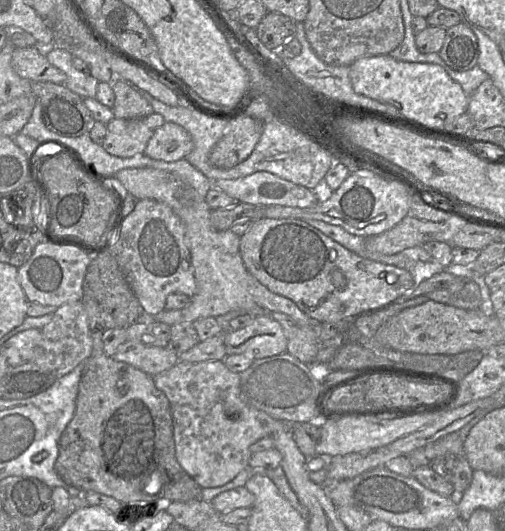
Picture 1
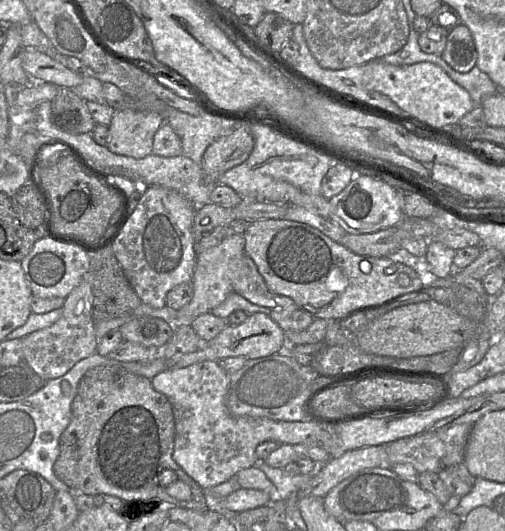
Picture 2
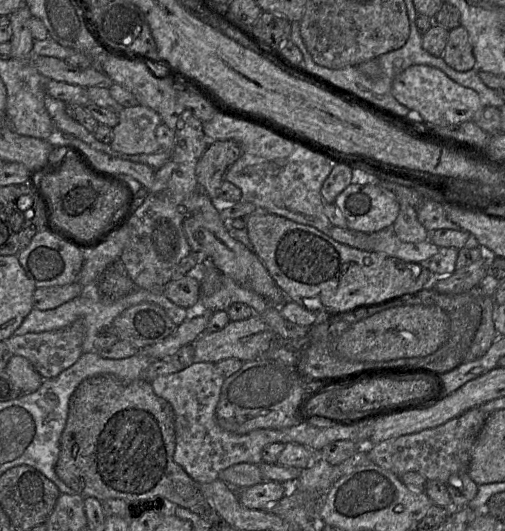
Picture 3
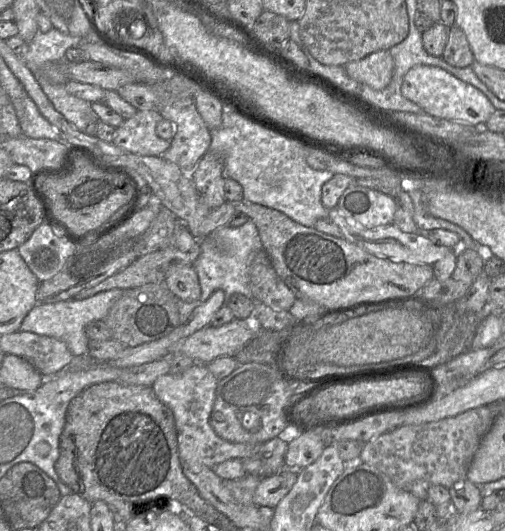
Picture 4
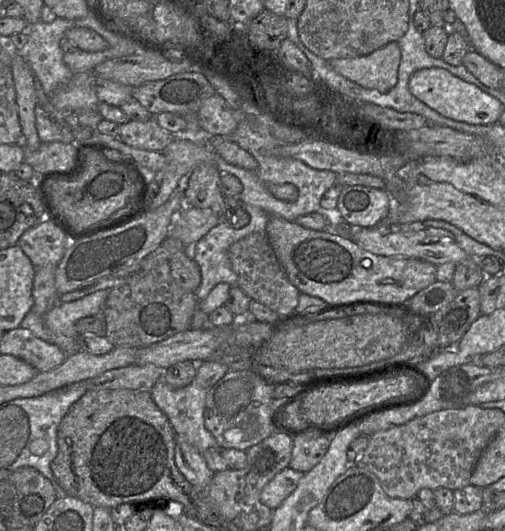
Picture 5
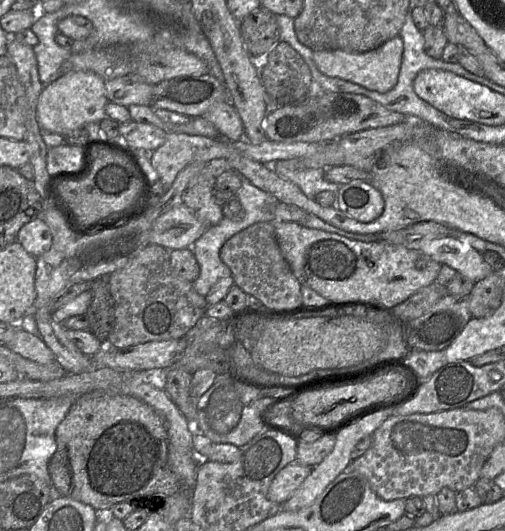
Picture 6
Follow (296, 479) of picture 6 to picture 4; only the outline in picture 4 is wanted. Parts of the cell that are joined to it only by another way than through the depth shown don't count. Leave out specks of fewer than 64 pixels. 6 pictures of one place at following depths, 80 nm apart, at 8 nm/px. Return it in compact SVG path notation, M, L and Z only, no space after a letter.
M284 468L276 474L262 477L253 496L254 505L273 510L296 482L297 471Z

